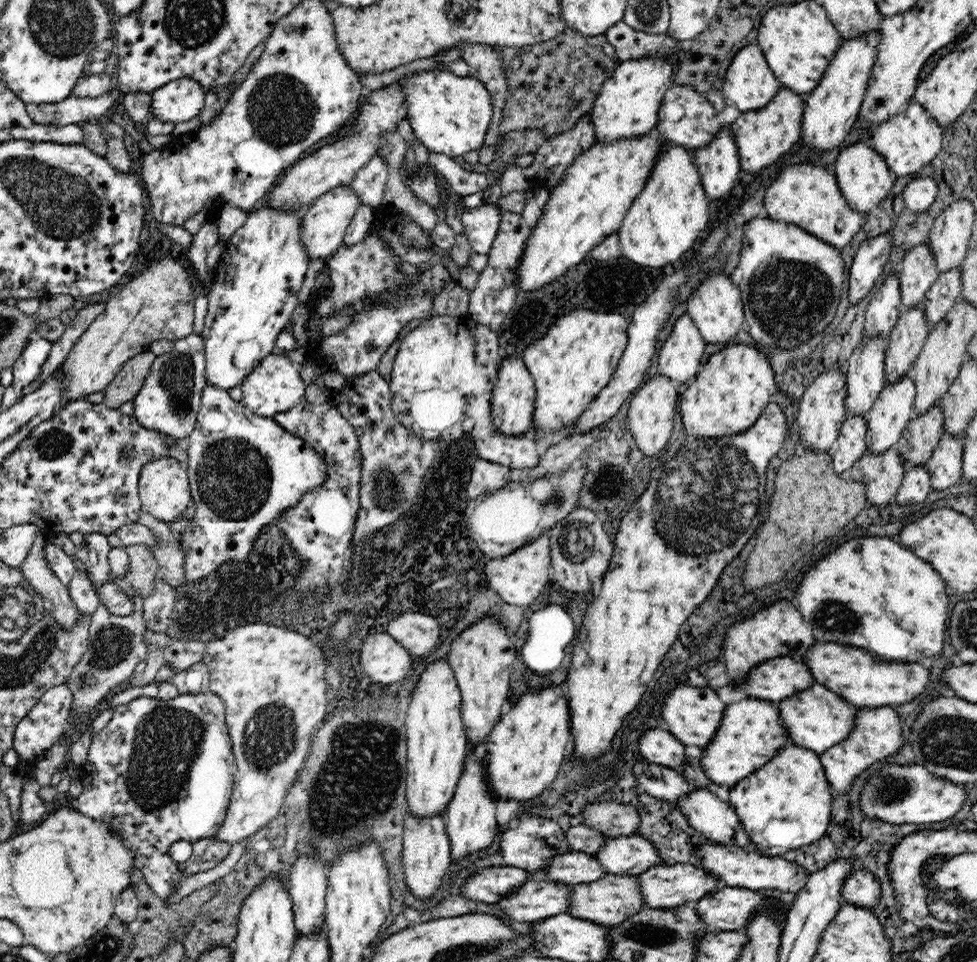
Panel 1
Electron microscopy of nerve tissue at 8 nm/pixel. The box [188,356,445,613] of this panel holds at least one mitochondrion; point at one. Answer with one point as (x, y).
(234, 477)

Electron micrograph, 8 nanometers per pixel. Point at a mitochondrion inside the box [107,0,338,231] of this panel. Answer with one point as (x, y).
(281, 110)

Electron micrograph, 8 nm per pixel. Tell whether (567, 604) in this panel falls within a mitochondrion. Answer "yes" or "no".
no

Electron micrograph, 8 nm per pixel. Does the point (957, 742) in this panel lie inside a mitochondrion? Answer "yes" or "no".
yes

